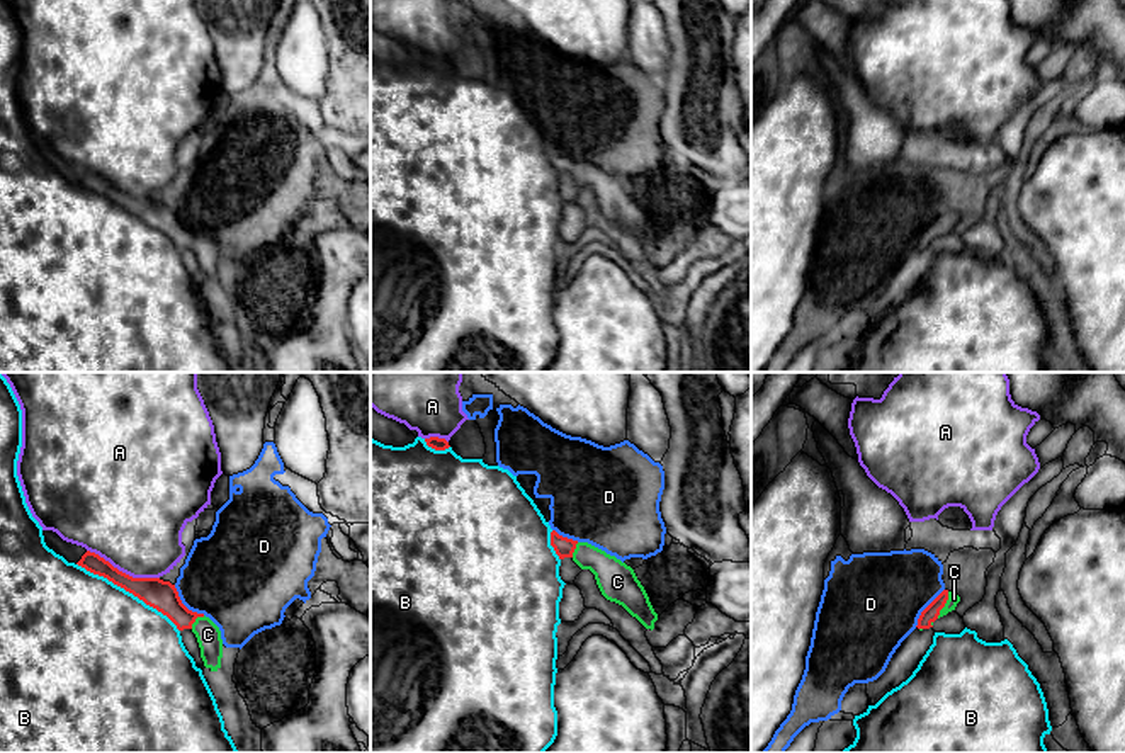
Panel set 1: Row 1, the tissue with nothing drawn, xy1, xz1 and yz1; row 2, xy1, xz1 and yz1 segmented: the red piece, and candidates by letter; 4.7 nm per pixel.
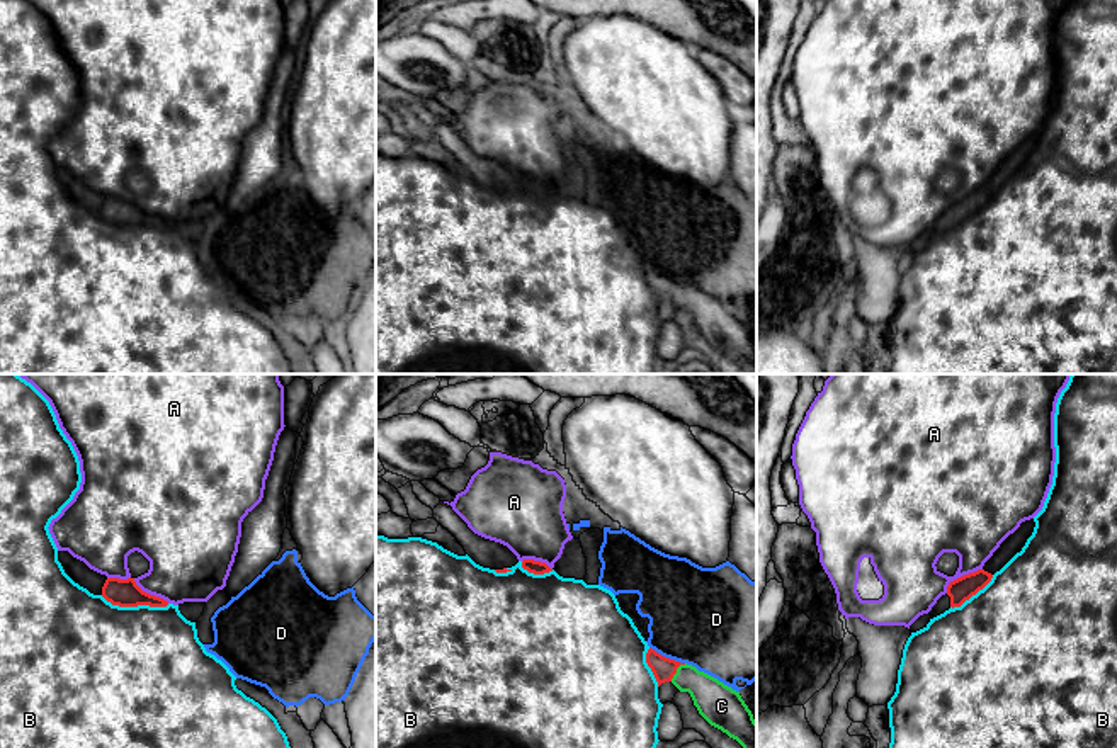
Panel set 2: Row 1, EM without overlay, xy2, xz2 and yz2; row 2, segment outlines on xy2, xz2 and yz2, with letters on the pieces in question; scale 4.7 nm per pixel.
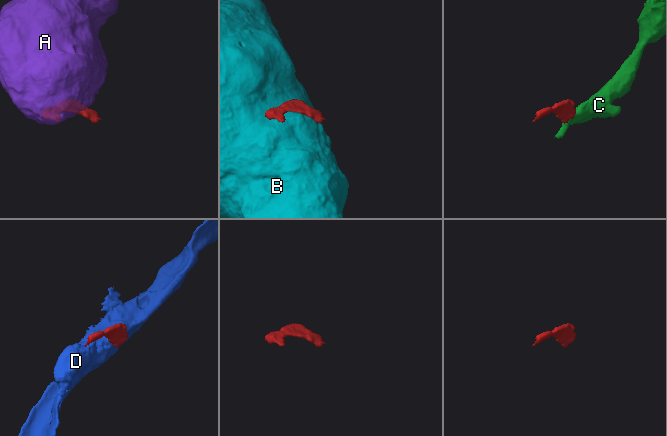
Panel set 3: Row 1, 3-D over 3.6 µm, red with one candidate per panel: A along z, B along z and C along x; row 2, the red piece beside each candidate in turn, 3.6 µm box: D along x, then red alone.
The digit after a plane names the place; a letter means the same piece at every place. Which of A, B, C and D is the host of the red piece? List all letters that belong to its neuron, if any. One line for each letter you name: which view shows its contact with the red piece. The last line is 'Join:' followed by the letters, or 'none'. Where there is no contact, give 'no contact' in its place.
C: contact in yz1
Join: C

